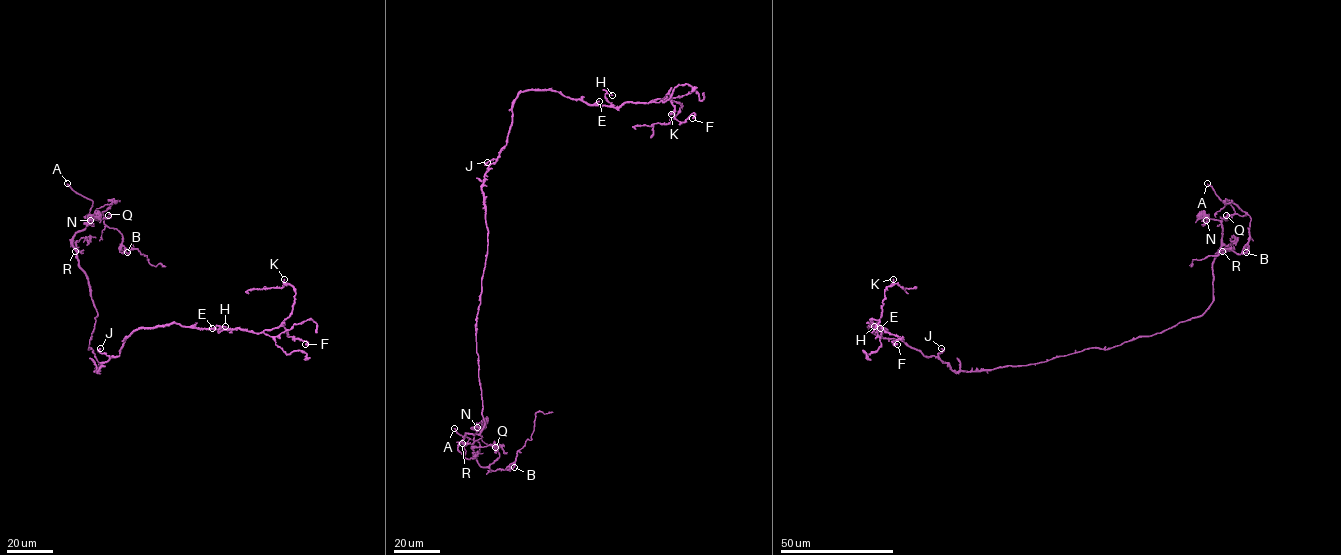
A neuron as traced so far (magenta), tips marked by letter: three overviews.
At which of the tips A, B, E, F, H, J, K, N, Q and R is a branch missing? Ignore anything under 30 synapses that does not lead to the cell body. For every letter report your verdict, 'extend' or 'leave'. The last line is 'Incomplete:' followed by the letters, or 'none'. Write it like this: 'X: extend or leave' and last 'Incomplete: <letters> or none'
A: extend
B: leave
E: leave
F: leave
H: leave
J: leave
K: leave
N: leave
Q: leave
R: leave
Incomplete: A

